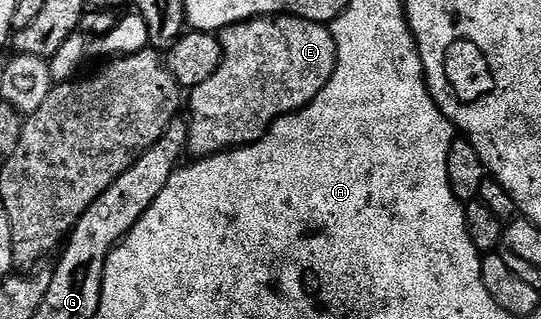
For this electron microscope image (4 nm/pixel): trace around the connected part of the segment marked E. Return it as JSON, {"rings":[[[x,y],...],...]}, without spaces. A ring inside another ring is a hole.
{"rings":[[[256,16],[253,20],[232,24],[220,33],[219,39],[223,50],[219,70],[215,70],[207,82],[192,88],[187,96],[188,151],[194,152],[192,155],[197,158],[254,144],[279,117],[308,106],[325,89],[337,65],[332,31],[326,25],[298,16]]]}

